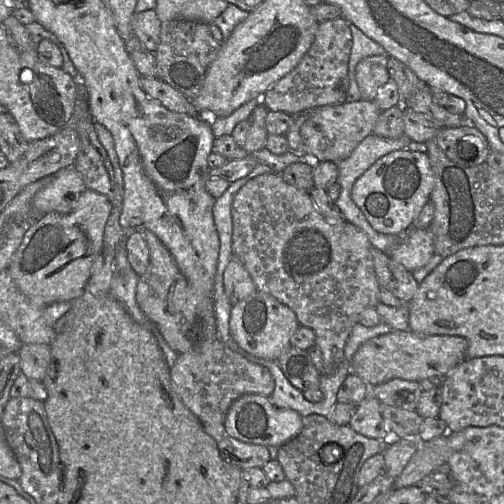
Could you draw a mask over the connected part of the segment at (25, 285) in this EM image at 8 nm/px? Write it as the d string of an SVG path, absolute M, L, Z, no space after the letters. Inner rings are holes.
M86 189L76 198L71 212L50 212L29 223L7 267L19 290L40 307L76 299L86 289L92 265L103 250L104 230L111 209L106 195Z

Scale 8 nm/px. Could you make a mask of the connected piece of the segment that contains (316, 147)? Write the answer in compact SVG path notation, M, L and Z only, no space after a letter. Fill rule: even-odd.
M349 101L339 105L326 105L301 114L300 133L306 155L314 156L319 162L339 161L348 157L367 136L381 114L374 101Z

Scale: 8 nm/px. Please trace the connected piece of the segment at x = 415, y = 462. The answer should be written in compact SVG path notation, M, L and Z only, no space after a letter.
M448 433L429 442L422 442L400 476L393 482L395 489L416 486L429 473L448 462Z

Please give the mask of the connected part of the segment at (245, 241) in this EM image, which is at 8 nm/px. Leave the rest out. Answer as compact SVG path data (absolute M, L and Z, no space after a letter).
M274 171L250 179L232 202L232 253L251 275L257 291L272 295L296 314L299 324L315 333L315 344L323 353L326 374L333 373L345 361L344 348L352 328L363 311L380 302L380 284L376 277L371 243L365 233L344 220L330 223L317 210L309 192L286 183Z

